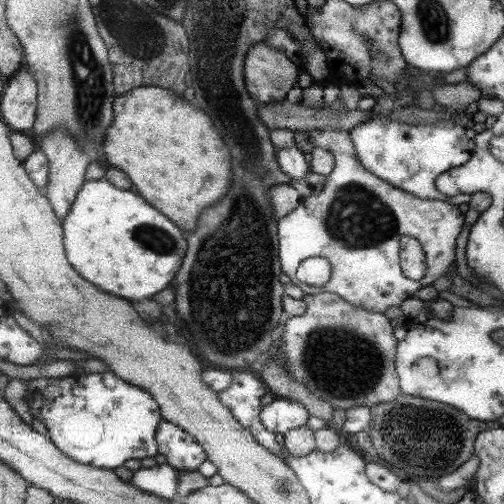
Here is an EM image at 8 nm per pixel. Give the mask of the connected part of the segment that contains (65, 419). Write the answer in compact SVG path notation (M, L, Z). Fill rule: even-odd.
M112 371L54 380L35 378L26 383L30 413L45 424L52 442L74 462L112 470L127 460L141 461L159 453L156 429L163 420L159 403L147 390L125 382Z

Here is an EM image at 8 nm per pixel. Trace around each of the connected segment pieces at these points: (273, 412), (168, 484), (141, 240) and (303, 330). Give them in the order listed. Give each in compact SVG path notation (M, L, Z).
M275 399L263 405L260 421L270 432L283 435L289 430L306 425L309 416L303 404L288 399Z
M168 464L141 468L134 472L130 485L162 499L173 499L179 494L178 472Z
M104 180L83 184L71 210L63 218L67 258L72 266L108 294L126 300L144 300L164 290L183 266L186 238L176 222L138 194Z
M336 293L305 294L301 299L306 303L306 312L304 312L302 316L289 317L284 327L282 327L282 334L278 334L278 336L280 336L280 342L283 342L281 352L287 356L286 369L290 371L292 377L296 378L297 382L302 382L313 394L316 394L320 399L324 399L324 401L330 403L335 409L340 408L345 411L356 406L376 406L376 404L380 404L380 402L390 402L392 398L394 398L395 401L396 398L401 396L402 387L399 383L399 373L395 369L396 342L398 342L398 340L394 338L394 328L392 328L390 320L384 316L384 313L376 313L362 307L354 306Z

